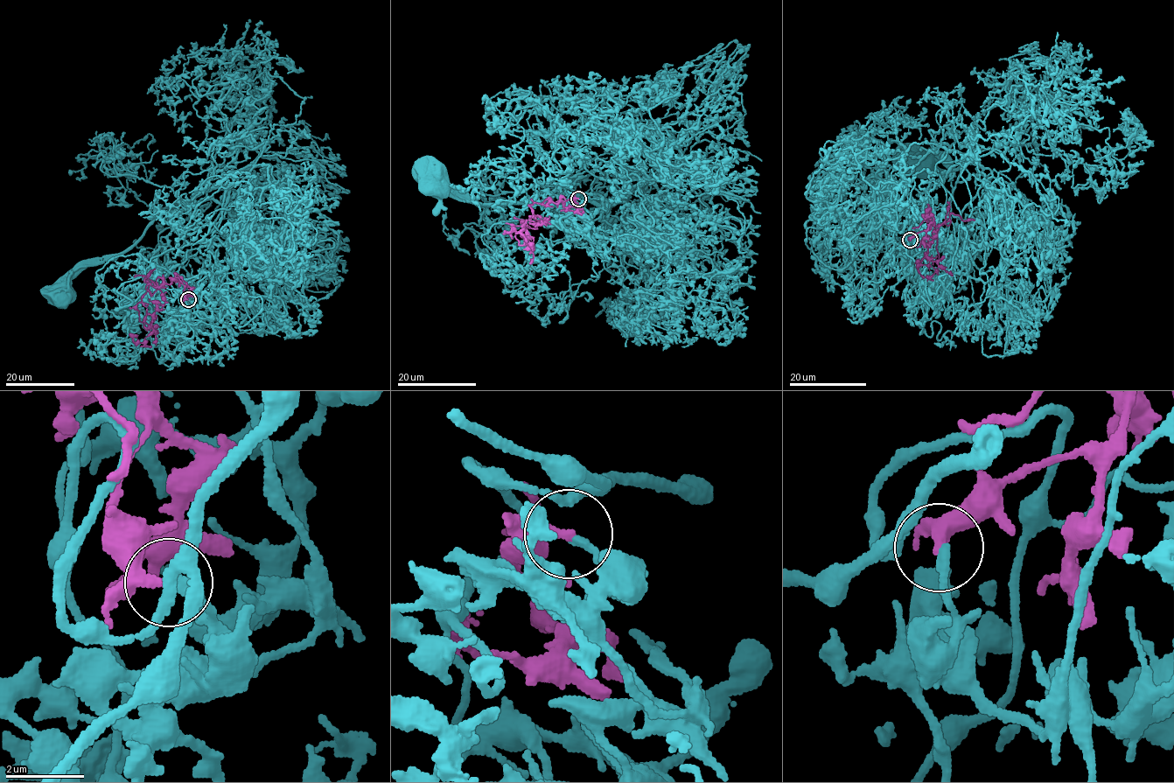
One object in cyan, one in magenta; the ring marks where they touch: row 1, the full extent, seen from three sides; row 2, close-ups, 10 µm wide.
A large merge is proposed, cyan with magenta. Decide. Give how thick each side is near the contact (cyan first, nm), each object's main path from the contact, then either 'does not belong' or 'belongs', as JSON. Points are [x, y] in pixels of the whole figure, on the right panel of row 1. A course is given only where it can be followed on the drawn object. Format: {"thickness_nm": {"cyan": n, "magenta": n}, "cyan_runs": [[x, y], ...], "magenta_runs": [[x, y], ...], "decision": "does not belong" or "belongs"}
{"thickness_nm": {"cyan": 130, "magenta": 200}, "cyan_runs": [[910, 240], [911, 268], [922, 227], [904, 234], [982, 169], [915, 159]], "magenta_runs": [[910, 240], [931, 223], [928, 209], [932, 225], [950, 220], [932, 232], [937, 263], [918, 265], [930, 261]], "decision": "belongs"}

